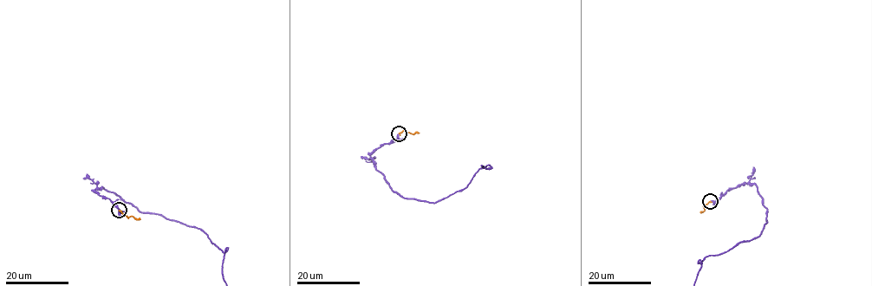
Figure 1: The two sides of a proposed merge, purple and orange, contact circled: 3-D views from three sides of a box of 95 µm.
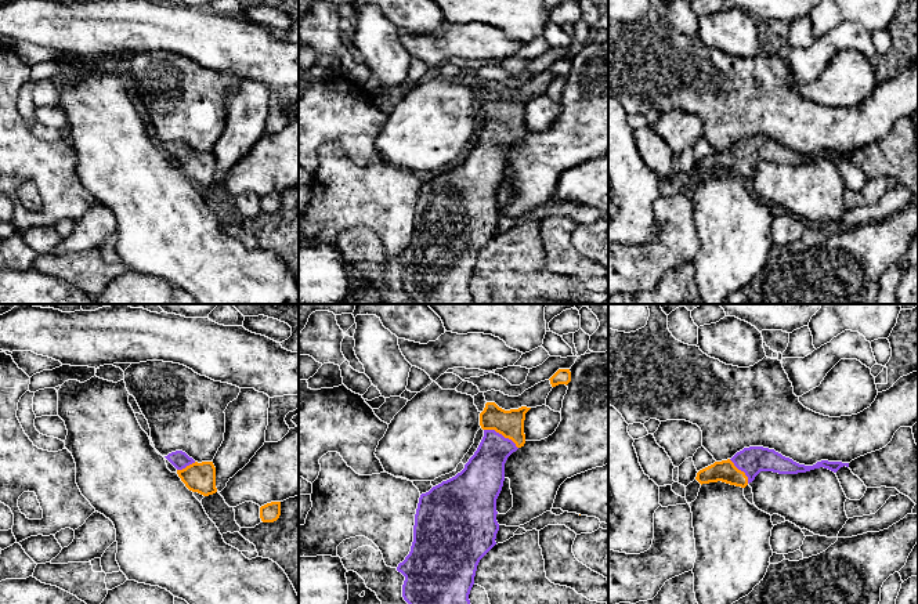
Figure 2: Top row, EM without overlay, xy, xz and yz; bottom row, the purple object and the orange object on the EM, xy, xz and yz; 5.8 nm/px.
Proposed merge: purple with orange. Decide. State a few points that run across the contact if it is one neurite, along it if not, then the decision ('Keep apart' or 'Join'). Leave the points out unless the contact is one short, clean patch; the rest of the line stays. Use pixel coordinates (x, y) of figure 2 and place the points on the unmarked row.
Line: xz (484, 163), (501, 125), (509, 114). Join

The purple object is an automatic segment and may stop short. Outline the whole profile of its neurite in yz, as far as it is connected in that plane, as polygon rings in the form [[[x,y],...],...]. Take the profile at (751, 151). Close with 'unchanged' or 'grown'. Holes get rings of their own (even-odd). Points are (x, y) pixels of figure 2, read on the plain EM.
[[[749,137],[737,142],[731,149],[715,152],[700,160],[695,170],[701,176],[722,171],[745,178],[760,162],[798,164],[824,158],[836,163],[843,156],[849,158],[849,153],[821,151],[813,156],[805,156],[783,147],[774,140]]]; grown

